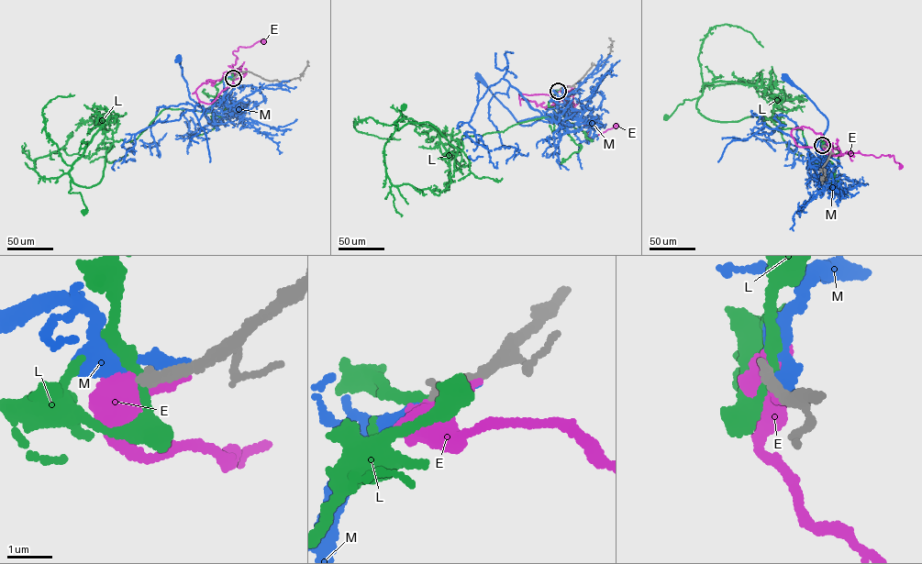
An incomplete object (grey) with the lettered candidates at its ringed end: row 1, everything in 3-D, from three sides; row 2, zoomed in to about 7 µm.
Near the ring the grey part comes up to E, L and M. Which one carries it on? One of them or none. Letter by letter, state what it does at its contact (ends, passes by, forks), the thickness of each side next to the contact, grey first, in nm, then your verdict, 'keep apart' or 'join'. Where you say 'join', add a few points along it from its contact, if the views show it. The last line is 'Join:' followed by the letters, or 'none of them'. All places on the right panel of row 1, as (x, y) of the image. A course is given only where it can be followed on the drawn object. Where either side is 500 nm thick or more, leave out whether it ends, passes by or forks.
E: it ends; calibres 320 and 280 nm; keep apart
L: it passes by; calibres 280 and 200 nm; keep apart
M: it ends; calibres 360 and 300 nm; keep apart
Join: none of them

